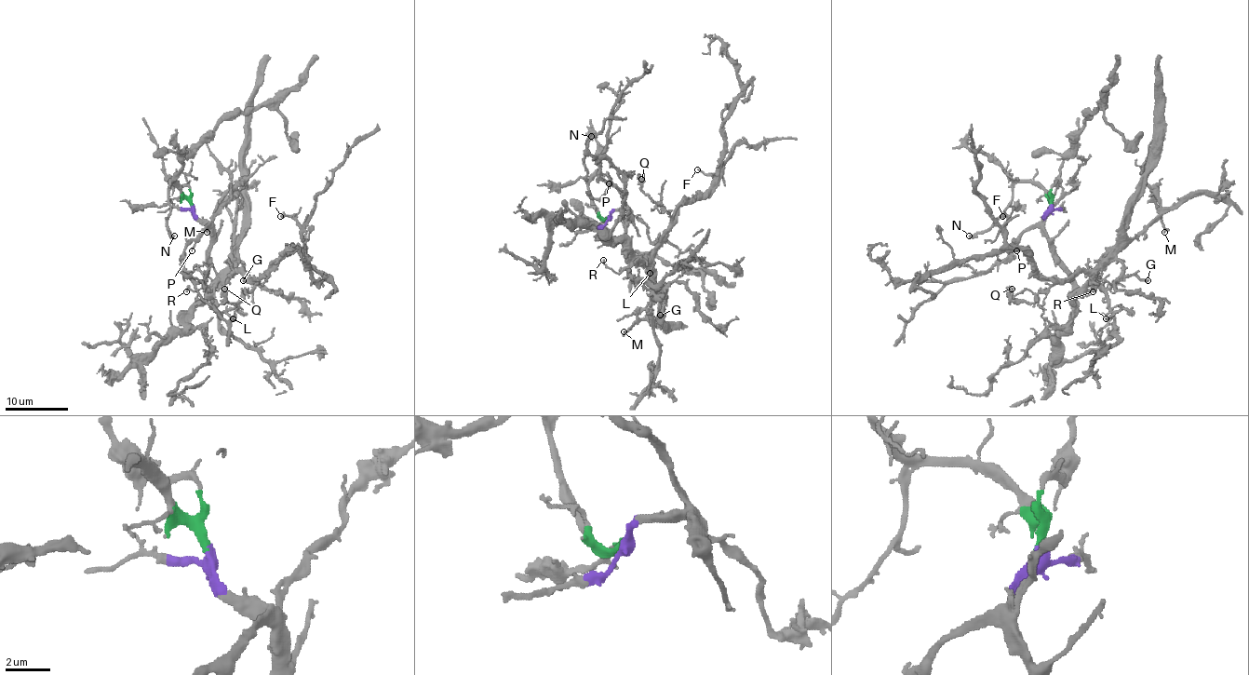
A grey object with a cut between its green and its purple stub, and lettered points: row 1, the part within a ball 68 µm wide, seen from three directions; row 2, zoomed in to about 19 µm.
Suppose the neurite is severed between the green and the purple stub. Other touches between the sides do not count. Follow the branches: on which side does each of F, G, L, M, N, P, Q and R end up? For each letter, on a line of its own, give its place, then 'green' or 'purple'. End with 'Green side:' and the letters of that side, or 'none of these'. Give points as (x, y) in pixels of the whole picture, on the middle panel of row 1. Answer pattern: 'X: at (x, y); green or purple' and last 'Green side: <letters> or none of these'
F: at (697, 169); purple
G: at (660, 315); purple
L: at (650, 273); purple
M: at (624, 331); purple
N: at (591, 136); green
P: at (609, 183); purple
Q: at (641, 179); purple
R: at (603, 260); purple
Green side: N

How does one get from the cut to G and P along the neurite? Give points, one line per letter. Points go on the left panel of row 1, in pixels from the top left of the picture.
G: (192, 205), (192, 211), (209, 229), (211, 236), (206, 287), (211, 287), (236, 261), (247, 275), (242, 281)
P: (192, 205), (192, 211), (196, 216), (209, 222), (198, 236), (192, 250)

